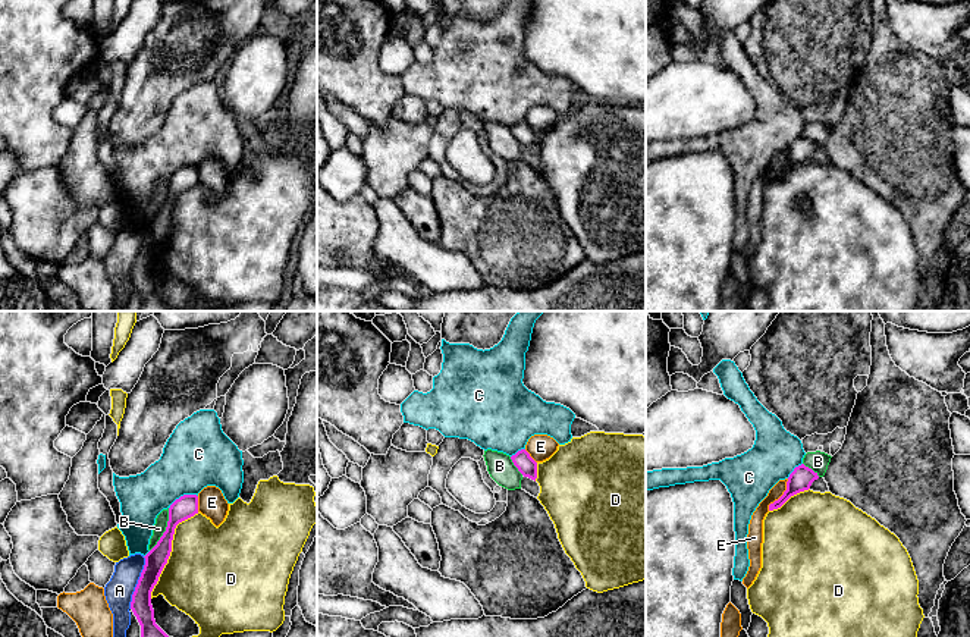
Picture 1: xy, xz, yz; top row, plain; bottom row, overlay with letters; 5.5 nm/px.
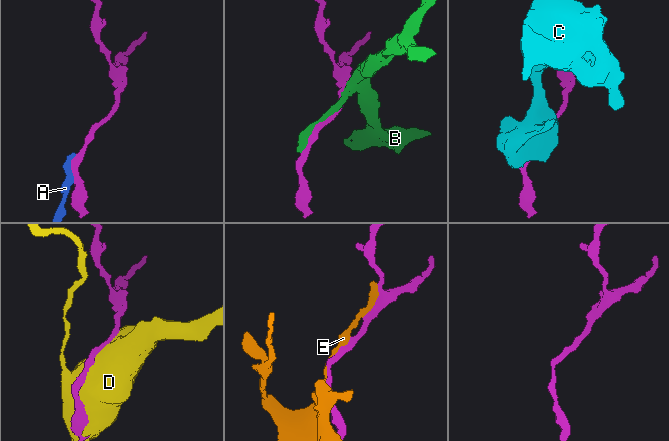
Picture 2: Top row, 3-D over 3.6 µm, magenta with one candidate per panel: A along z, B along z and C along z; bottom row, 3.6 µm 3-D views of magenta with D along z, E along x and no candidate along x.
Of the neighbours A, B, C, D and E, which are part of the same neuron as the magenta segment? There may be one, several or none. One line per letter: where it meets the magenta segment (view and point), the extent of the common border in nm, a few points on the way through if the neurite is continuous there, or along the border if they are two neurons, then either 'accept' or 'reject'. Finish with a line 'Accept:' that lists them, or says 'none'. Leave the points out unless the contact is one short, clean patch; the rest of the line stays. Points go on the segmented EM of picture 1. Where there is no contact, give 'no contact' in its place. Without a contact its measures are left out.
A: meets magenta in xy at (138, 583); contact 300 nm long; border along xy (144, 557), (144, 568), (129, 608); reject
B: meets magenta in xy at (166, 530); contact 260 nm long; reject
C: meets magenta in xy at (184, 495); contact 180 nm long; accept
D: meets magenta in xy at (170, 551); contact 550 nm long; reject
E: meets magenta in yz at (782, 495); contact 200 nm long; reject
Accept: C

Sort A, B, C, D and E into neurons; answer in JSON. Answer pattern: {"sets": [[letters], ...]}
{"sets": [["A"], ["B"], ["C"], ["D"], ["E"]]}

